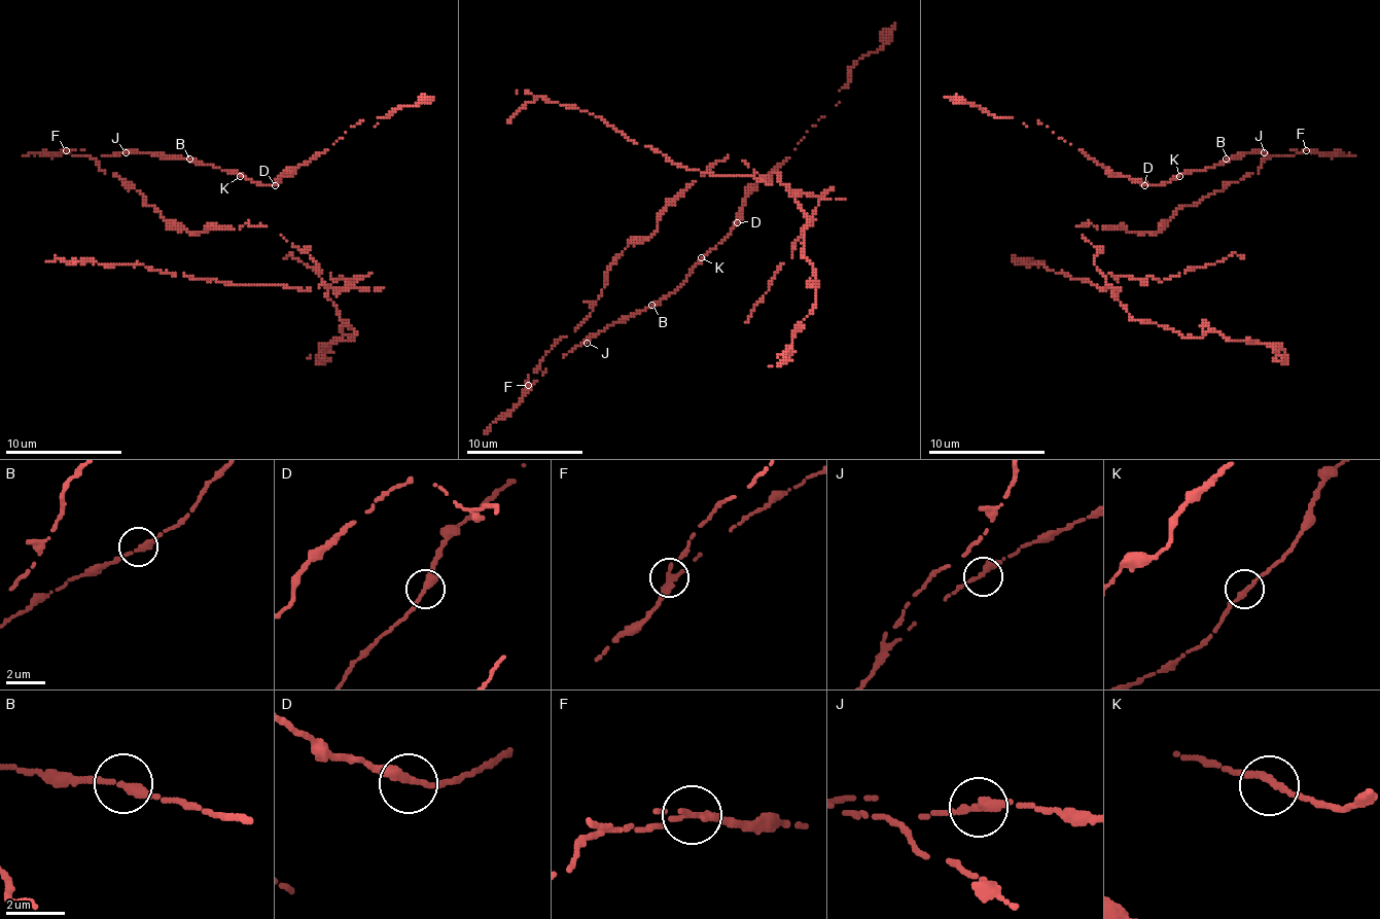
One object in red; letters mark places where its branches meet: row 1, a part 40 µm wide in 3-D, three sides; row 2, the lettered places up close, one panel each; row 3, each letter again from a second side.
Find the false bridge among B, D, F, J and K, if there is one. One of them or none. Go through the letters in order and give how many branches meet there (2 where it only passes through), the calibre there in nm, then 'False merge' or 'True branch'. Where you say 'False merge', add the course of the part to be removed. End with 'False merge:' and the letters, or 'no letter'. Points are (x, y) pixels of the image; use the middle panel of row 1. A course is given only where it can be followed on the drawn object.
B: Branches: 2. Thickness 280 nm. True branch
D: Branches: 2. Thickness 300 nm. True branch
F: Branches: 2. Thickness 280 nm. False merge. Course of the part to remove: (528, 384), (593, 311), (613, 260), (719, 161), (783, 184), (686, 170), (540, 97), (507, 122)
J: Branches: 2. Thickness 280 nm. True branch
K: Branches: 2. Thickness 240 nm. True branch
False merge: F

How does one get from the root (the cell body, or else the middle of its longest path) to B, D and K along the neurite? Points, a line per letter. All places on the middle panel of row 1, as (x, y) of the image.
B: (596, 302), (590, 316), (555, 346), (563, 354), (651, 305)
D: (596, 302), (590, 316), (555, 346), (563, 354), (610, 325), (625, 322), (666, 298), (737, 222)
K: (596, 302), (590, 316), (555, 346), (563, 354), (610, 325), (655, 308), (686, 278), (701, 257)

